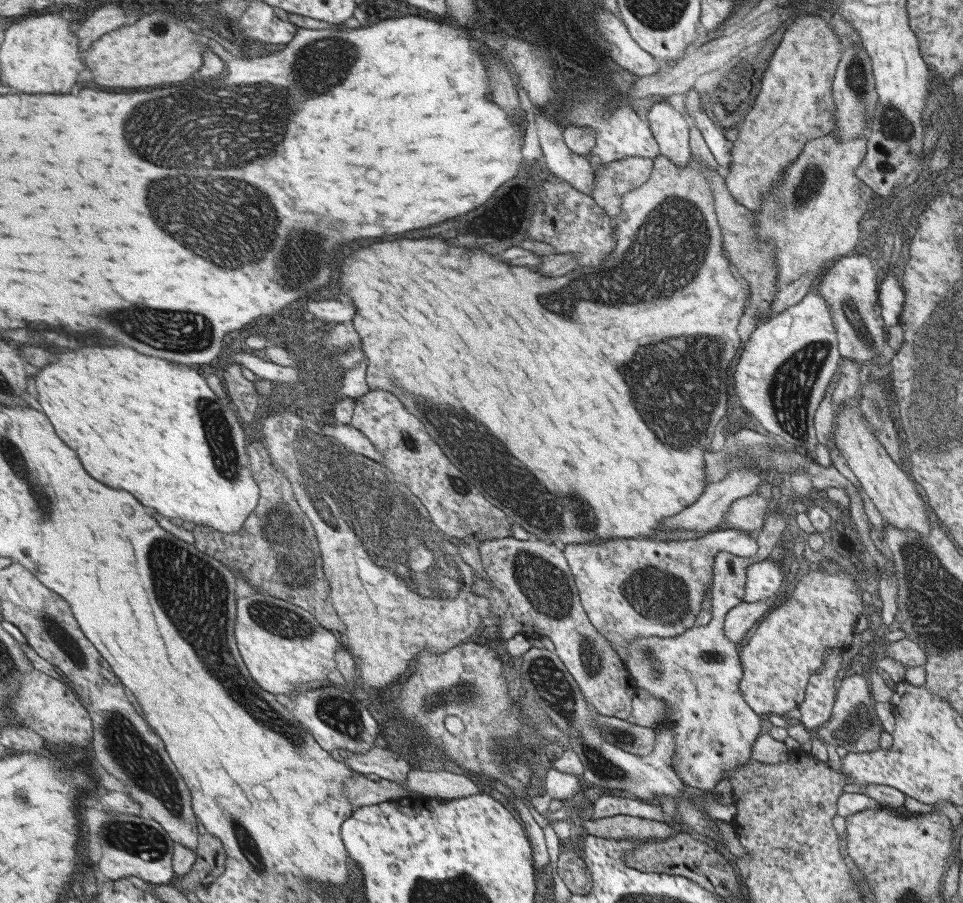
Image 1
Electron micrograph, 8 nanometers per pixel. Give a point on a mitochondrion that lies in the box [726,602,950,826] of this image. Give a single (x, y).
(858, 723)

